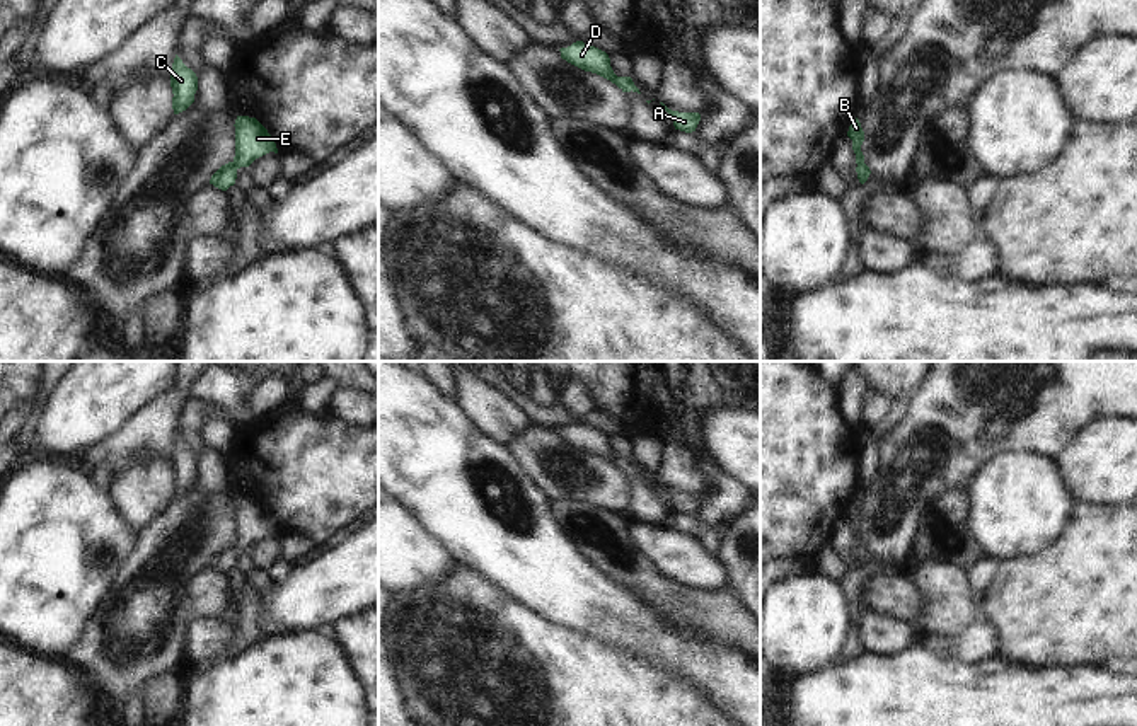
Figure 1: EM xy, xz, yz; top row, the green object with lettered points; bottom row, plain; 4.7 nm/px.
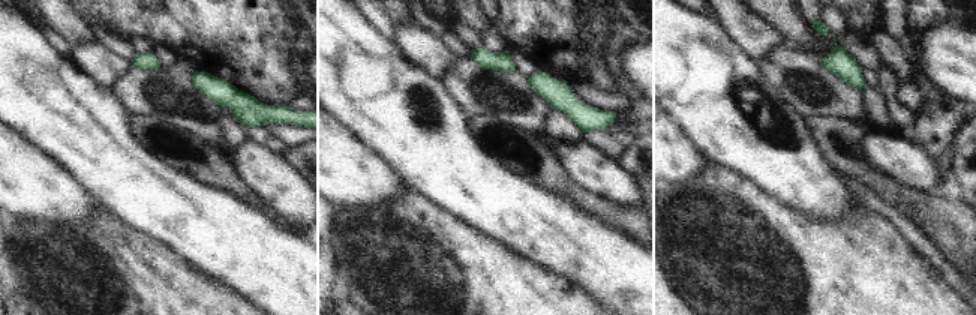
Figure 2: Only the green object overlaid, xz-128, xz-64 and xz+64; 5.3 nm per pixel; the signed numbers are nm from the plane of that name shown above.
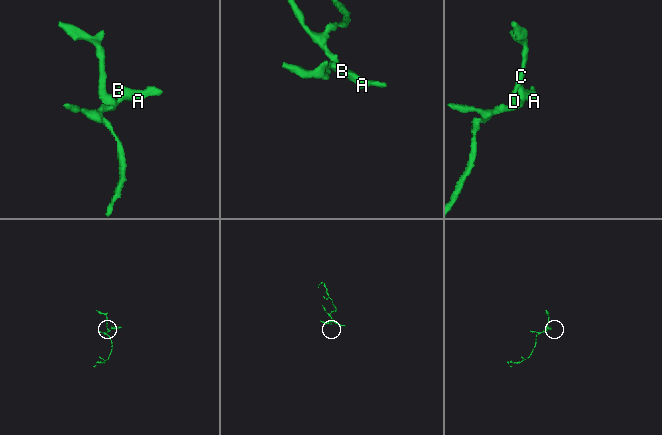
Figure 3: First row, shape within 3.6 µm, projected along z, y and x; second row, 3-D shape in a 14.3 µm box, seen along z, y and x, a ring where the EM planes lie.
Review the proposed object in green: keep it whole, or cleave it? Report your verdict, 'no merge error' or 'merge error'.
no merge error

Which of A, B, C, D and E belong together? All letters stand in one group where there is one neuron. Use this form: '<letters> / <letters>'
A B C D E

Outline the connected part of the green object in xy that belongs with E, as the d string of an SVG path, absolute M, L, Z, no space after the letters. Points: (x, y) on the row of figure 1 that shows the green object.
M237 116L235 119L235 157L232 162L222 165L210 179L210 184L227 191L235 184L237 170L249 167L256 158L274 152L278 153L276 143L268 130L249 116Z

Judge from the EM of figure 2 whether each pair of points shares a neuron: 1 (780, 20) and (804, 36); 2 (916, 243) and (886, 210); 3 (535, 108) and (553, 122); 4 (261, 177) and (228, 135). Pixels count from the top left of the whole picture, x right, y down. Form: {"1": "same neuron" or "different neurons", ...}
{"1": "same neuron", "2": "same neuron", "3": "different neurons", "4": "different neurons"}

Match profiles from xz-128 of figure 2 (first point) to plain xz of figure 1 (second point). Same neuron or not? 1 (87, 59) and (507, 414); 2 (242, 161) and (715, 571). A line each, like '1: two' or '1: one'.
1: one
2: one

